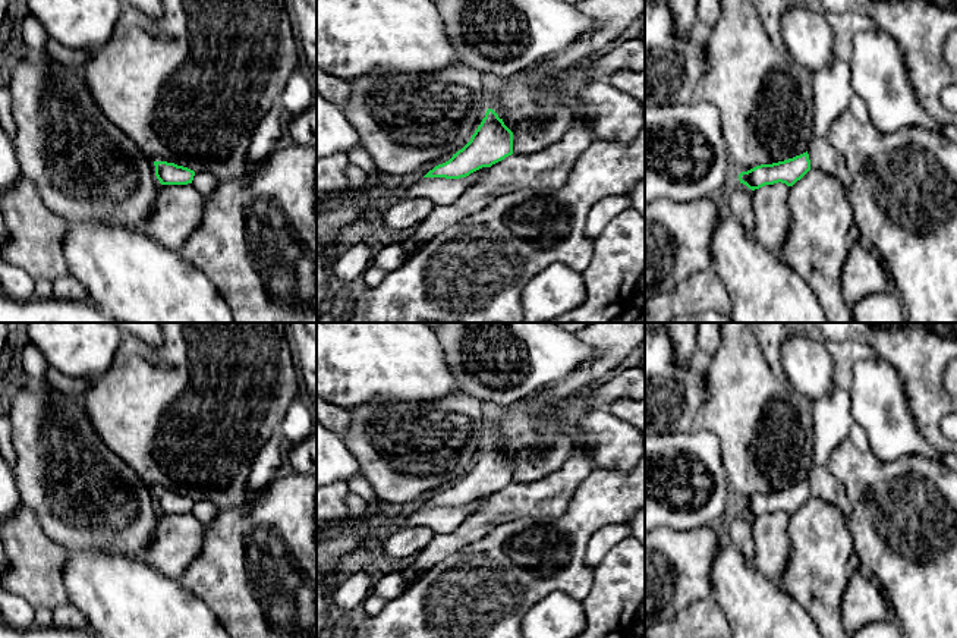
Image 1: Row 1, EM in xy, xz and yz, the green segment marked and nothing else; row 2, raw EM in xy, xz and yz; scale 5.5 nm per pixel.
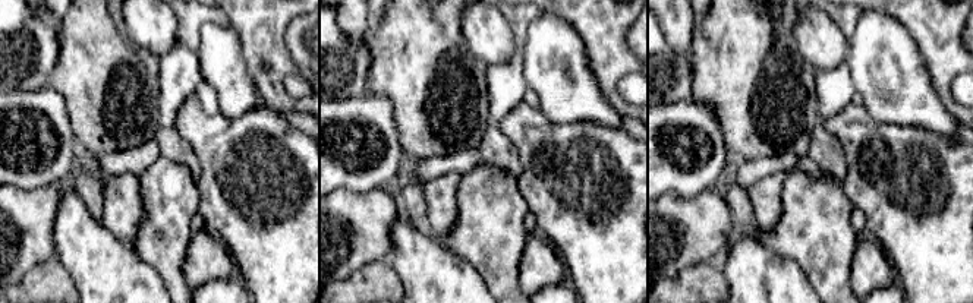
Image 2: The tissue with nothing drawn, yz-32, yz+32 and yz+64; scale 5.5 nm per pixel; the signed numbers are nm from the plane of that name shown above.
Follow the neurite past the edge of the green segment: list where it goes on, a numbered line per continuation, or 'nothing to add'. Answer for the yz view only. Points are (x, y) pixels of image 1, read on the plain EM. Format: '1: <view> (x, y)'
1: yz (824, 486)

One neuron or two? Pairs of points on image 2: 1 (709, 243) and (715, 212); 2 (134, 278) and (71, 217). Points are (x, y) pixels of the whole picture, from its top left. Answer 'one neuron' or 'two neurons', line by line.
1: one neuron
2: one neuron

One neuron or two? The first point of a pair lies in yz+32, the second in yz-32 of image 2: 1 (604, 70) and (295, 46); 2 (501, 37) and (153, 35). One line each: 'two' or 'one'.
1: two
2: one

